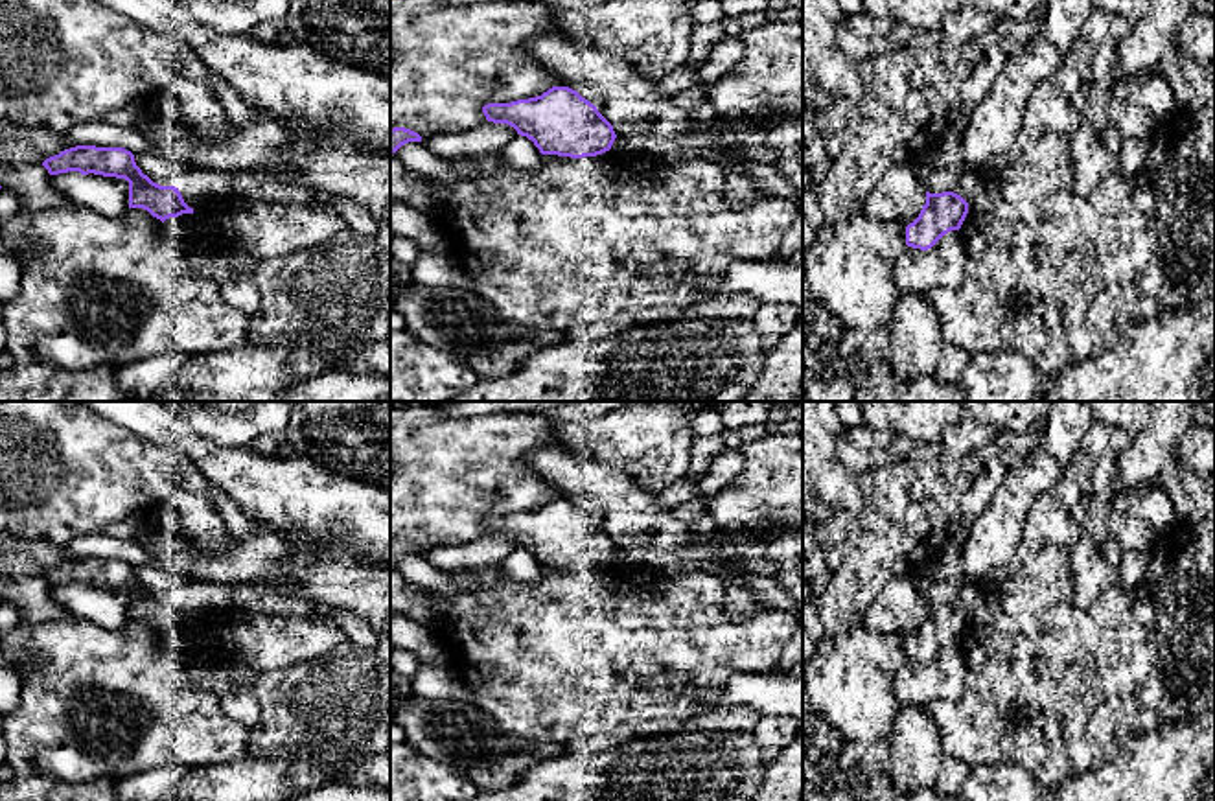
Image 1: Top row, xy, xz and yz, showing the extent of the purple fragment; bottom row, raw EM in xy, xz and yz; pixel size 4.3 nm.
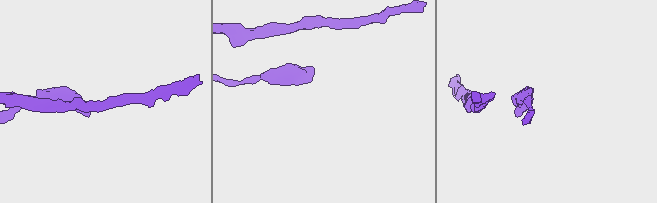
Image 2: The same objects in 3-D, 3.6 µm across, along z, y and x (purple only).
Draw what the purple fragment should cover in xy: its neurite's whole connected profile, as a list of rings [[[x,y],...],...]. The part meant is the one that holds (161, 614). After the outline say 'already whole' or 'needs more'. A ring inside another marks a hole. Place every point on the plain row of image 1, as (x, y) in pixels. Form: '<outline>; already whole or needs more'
[[[75,558],[42,575],[50,587],[79,584],[81,587],[103,587],[129,595],[129,621],[144,621],[162,635],[169,630],[193,626],[179,600],[153,595],[134,575],[134,567],[123,560]]]; already whole

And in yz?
[[[926,604],[926,617],[919,630],[906,639],[906,657],[920,663],[932,661],[944,646],[959,643],[968,626],[968,615],[954,606]]]; already whole

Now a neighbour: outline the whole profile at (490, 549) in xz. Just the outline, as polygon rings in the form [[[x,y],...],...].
[[[486,534],[484,538],[458,547],[436,547],[425,554],[427,562],[440,571],[457,573],[460,569],[495,565],[517,549],[506,536]]]

